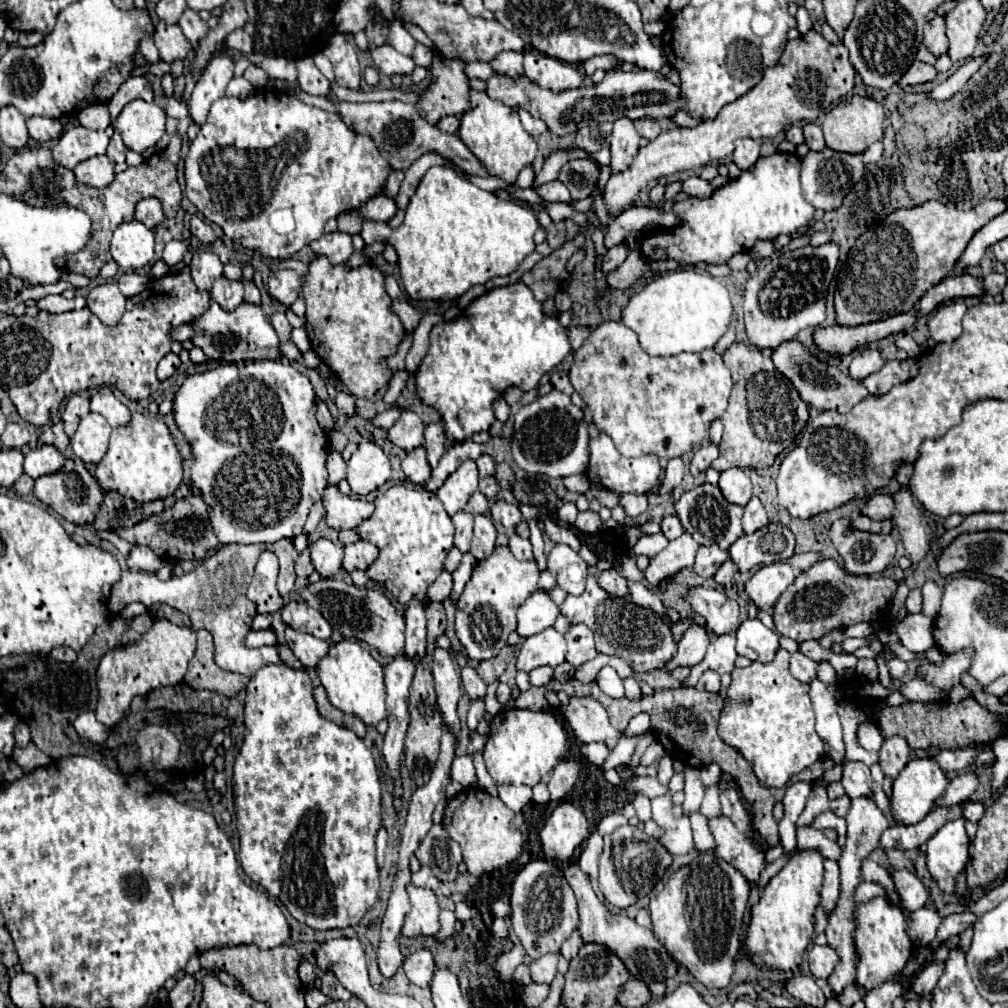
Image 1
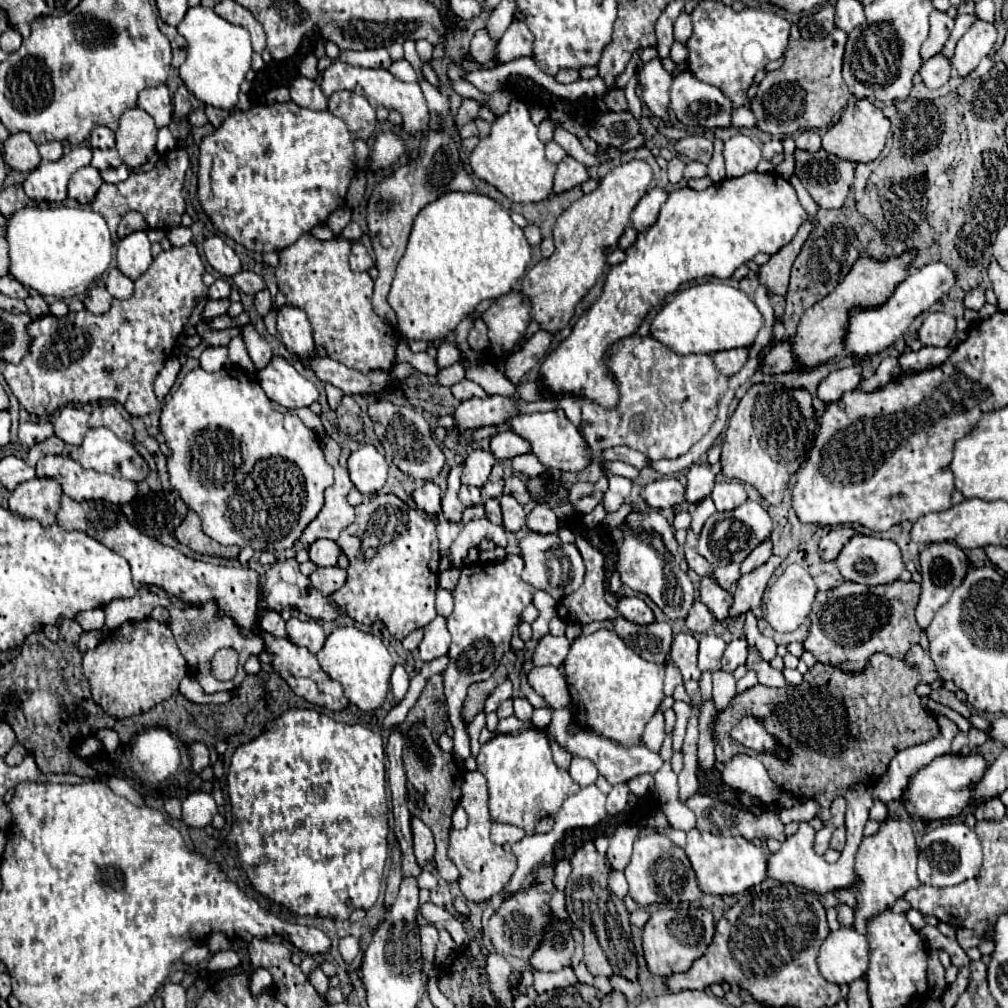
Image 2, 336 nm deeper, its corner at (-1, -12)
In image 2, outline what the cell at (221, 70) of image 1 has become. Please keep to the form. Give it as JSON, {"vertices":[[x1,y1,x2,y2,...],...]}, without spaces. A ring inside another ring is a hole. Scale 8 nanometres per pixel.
{"vertices":[[196,6,186,12,184,20,178,24,178,32,188,42,186,62,178,70,186,88,206,106,222,110,234,108,238,104,240,84,246,78,246,72,250,70,252,46,248,30,220,18,212,8]]}

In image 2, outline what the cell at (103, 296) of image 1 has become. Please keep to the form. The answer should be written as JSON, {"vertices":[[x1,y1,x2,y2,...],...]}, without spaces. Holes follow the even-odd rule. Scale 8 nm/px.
{"vertices":[[98,284,94,288,88,290,86,298,84,298,84,308,96,316,102,316,110,310,112,306,112,296,110,292,104,288,104,284]]}

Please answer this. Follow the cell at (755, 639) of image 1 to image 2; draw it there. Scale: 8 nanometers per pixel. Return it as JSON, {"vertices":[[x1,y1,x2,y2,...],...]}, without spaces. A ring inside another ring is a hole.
{"vertices":[[736,638,728,644,728,648,722,656,722,670,734,672,740,664,746,664,746,658,748,658,748,640]]}

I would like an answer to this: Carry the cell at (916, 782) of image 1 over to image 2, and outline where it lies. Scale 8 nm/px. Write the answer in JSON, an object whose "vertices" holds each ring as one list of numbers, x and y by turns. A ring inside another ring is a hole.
{"vertices":[[944,754,940,758,934,758,928,766,918,770,910,778,902,796,902,804,906,812,916,820,918,818,946,820,946,818,958,816,968,806,972,790,976,782,982,778,984,770,986,770,986,760,980,754,970,754,970,756]]}

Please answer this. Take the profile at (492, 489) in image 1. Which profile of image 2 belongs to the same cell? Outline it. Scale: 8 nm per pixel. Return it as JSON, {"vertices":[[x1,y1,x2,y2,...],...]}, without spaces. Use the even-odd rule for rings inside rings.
{"vertices":[[498,498,484,500,484,508,486,508,486,518,488,520,492,520,494,524,502,524,502,514,500,514,500,502,498,502]]}

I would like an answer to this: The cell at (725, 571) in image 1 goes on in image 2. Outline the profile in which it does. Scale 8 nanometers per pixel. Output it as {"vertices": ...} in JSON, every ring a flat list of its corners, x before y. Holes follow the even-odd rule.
{"vertices":[[696,600,696,604,692,606,692,612,686,618,686,626,692,632,706,632,714,622,716,622,716,616,712,614,712,610,704,602]]}

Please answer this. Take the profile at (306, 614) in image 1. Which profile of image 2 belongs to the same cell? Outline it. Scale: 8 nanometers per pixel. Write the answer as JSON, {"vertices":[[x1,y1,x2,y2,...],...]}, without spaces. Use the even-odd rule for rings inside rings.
{"vertices":[[290,618,286,622,286,632,294,644,308,648,312,654,318,654,326,642,326,634,322,626,314,620,302,622,298,618]]}

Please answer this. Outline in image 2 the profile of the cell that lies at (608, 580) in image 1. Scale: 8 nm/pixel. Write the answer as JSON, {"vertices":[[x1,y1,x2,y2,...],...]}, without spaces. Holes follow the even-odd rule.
{"vertices":[[620,596,618,604,616,604,616,612,620,612,626,620,632,620,636,624,652,624,654,622,652,610,638,596]]}

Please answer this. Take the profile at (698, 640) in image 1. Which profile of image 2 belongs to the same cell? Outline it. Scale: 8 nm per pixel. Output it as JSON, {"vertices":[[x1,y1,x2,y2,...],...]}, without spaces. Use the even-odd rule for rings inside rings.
{"vertices":[[772,556,766,564,744,574,738,580,738,588,734,592,734,602,730,606,730,614,722,620,722,626,732,626,740,614,746,614,748,610,754,610,760,606,760,598,764,594,766,582,772,576,772,572,776,570,776,566,780,566,780,562,782,562,782,558]]}

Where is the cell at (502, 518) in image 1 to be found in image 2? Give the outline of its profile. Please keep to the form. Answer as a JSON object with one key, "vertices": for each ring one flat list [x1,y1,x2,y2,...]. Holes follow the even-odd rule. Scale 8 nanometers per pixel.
{"vertices":[[502,496,500,506,502,506,502,516,504,516,504,528,510,532,518,532,526,522,524,508,512,496]]}

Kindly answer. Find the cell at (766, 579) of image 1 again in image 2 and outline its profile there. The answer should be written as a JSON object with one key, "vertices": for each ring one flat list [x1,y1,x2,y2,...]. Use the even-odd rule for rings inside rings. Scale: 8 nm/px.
{"vertices":[[790,564,768,588,764,618,776,632,792,632,808,622,814,596,816,586,812,576,800,564]]}

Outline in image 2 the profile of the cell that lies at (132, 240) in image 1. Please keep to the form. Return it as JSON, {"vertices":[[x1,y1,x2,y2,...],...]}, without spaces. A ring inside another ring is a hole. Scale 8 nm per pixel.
{"vertices":[[132,232,130,236,122,238,118,242,116,260,122,274,126,274,130,280,138,280,152,264,146,232]]}

